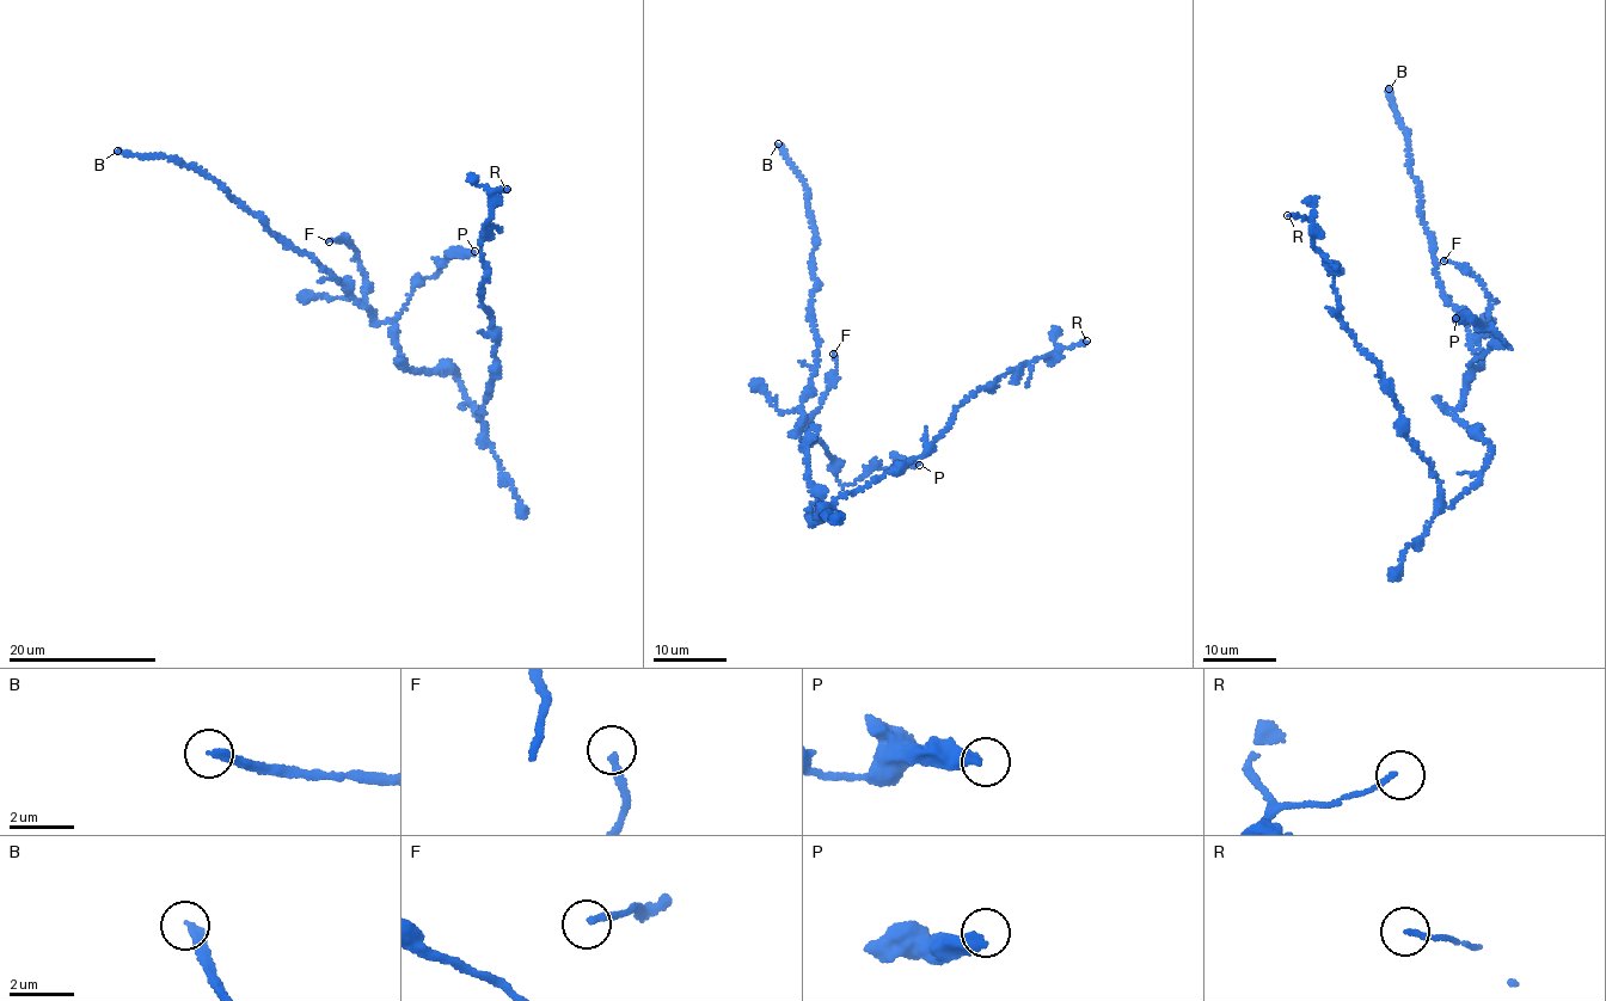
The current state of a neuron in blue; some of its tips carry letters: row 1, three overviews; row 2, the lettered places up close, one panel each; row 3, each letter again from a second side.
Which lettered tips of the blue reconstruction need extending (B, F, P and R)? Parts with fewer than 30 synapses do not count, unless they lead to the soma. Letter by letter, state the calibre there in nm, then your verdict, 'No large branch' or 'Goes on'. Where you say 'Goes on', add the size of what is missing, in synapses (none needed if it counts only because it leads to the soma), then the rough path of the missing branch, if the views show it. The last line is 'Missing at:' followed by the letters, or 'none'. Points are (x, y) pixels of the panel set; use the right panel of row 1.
B: Thickness 220 nm. No large branch
F: Thickness 200 nm. Goes on. Roughly 100 synapses
P: Thickness 440 nm. No large branch
R: Thickness 130 nm. No large branch
Missing at: F

